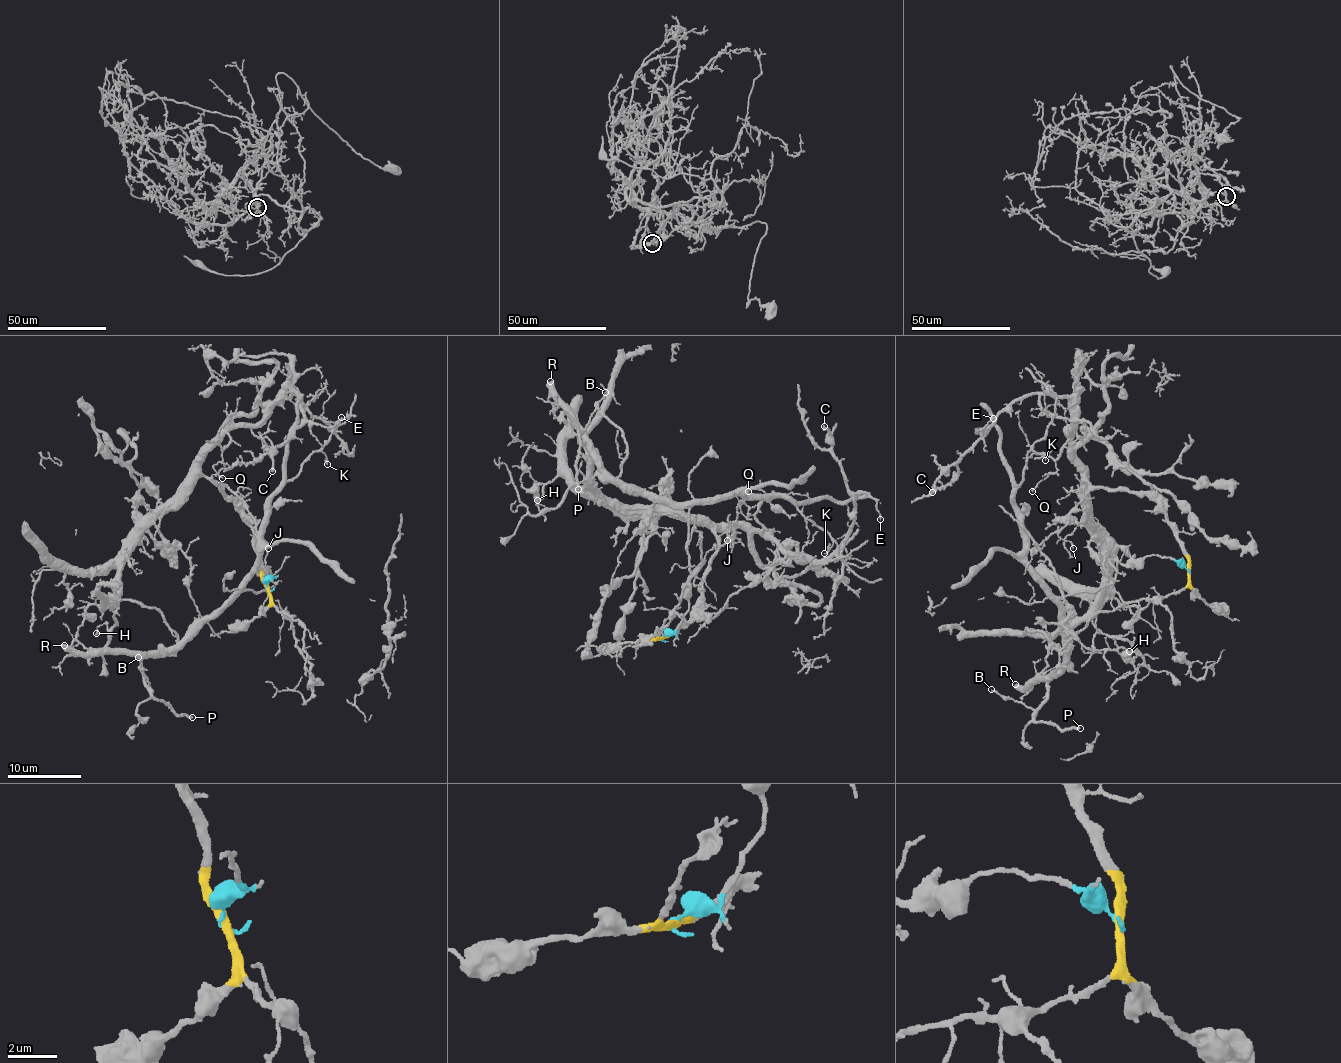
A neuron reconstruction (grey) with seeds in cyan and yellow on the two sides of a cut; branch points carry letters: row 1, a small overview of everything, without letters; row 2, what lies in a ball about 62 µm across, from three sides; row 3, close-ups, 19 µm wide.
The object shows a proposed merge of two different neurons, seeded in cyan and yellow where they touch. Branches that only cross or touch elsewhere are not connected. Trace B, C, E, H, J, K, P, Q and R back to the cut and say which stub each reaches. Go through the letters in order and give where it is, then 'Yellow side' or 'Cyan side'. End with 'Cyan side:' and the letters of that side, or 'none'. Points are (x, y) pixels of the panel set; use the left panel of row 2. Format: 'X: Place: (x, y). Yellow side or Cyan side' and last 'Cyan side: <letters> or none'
B: Place: (138, 657). Cyan side
C: Place: (272, 471). Yellow side
E: Place: (341, 417). Yellow side
H: Place: (96, 633). Yellow side
J: Place: (268, 548). Yellow side
K: Place: (327, 464). Cyan side
P: Place: (192, 717). Cyan side
Q: Place: (222, 478). Yellow side
R: Place: (64, 645). Cyan side
Cyan side: B, K, P, R

